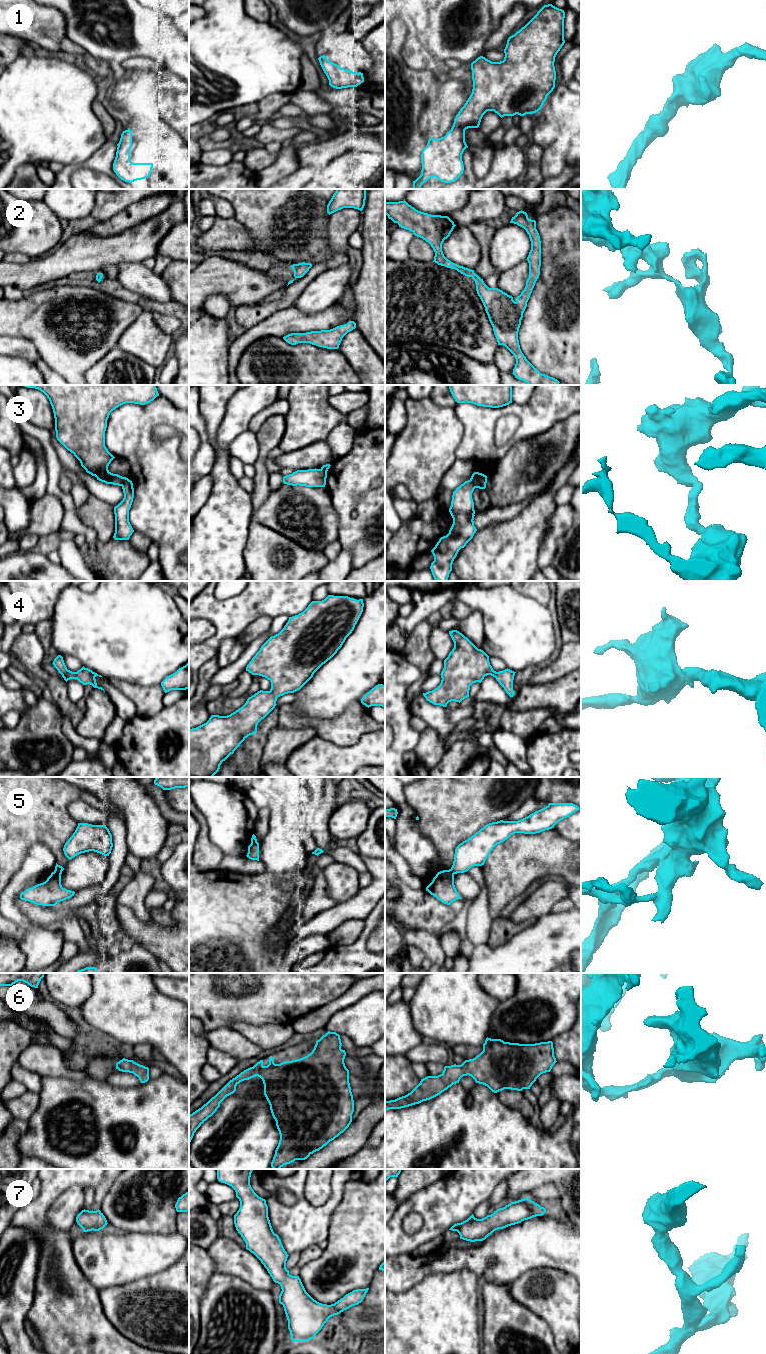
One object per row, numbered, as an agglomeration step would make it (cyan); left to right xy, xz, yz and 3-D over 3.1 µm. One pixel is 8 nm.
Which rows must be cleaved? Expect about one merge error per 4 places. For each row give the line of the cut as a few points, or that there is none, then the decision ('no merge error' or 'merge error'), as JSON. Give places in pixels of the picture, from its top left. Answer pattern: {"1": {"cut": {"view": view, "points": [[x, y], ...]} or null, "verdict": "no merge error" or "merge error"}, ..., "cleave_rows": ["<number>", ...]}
{"1": {"cut": null, "verdict": "no merge error"}, "2": {"cut": null, "verdict": "no merge error"}, "3": {"cut": {"view": "yz", "points": [[469, 480], [474, 488]]}, "verdict": "merge error"}, "4": {"cut": null, "verdict": "no merge error"}, "5": {"cut": {"view": "yz", "points": [[450, 869], [454, 873]]}, "verdict": "merge error"}, "6": {"cut": null, "verdict": "no merge error"}, "7": {"cut": null, "verdict": "no merge error"}, "cleave_rows": ["3", "5"]}

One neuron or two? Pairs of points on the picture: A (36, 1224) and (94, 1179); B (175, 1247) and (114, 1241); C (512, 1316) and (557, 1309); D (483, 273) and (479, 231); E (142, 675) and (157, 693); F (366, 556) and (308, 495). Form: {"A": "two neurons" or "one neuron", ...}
{"A": "one neuron", "B": "one neuron", "C": "two neurons", "D": "one neuron", "E": "two neurons", "F": "two neurons"}

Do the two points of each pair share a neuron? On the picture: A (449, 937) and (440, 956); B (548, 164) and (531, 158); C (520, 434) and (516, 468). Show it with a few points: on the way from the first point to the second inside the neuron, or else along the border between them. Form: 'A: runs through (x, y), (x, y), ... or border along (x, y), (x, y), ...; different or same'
A: border along (439, 936), (439, 942), (446, 954); different
B: border along (543, 150), (541, 158), (542, 178); different
C: border along (541, 433), (516, 441), (513, 444); different

